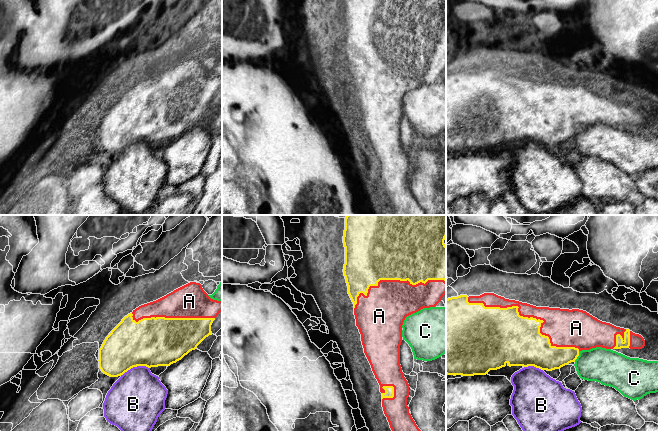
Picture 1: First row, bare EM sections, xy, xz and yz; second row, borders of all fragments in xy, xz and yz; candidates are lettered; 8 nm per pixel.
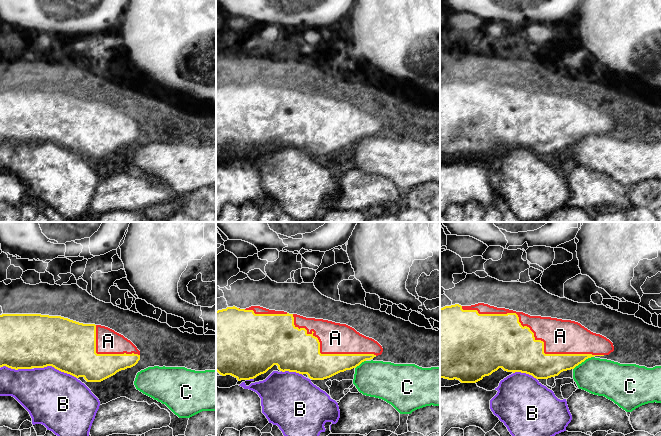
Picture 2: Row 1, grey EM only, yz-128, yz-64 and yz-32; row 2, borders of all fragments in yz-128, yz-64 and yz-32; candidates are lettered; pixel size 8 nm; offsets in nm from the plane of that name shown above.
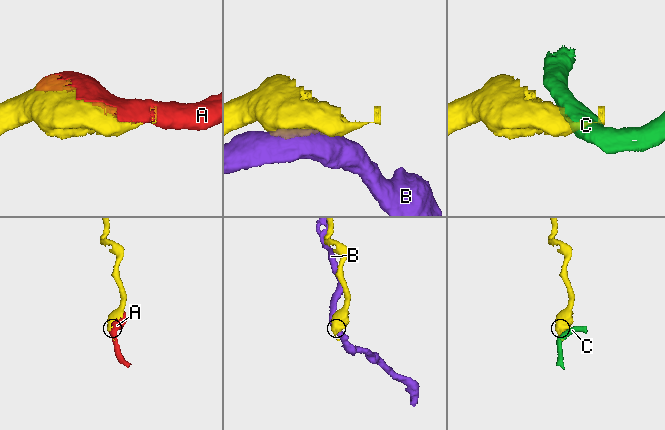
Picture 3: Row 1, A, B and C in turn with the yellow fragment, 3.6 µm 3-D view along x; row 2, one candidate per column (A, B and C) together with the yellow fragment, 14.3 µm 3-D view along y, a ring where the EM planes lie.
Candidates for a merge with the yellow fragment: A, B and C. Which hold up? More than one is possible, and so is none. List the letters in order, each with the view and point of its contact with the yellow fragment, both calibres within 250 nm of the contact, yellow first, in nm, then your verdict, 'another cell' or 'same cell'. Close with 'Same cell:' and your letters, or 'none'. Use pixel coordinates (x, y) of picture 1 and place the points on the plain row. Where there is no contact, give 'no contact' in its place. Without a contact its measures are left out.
A: yz (527, 93) | 440/240 nm | same cell
B: xy (134, 142) | 400/420 nm | another cell
C: yz (577, 132) | 200/280 nm | another cell
Same cell: A

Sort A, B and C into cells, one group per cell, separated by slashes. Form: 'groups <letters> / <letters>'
groups A / B / C

